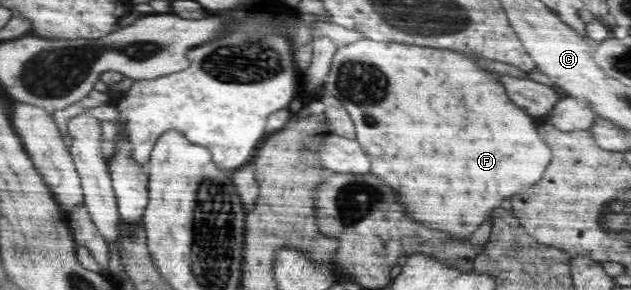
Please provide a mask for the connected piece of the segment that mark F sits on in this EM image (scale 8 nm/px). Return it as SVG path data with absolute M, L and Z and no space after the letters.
M362 38L347 46L337 48L337 53L332 62L333 65L325 79L325 86L320 96L334 96L340 103L343 103L344 109L346 109L355 125L355 140L360 142L366 153L370 153L370 161L374 161L374 173L380 175L382 181L386 181L392 189L396 189L400 193L402 203L408 209L408 217L412 217L412 219L416 219L424 225L438 227L440 231L444 227L444 231L456 235L458 239L468 237L490 215L490 211L500 205L500 201L504 197L516 195L522 189L529 188L532 183L537 183L540 177L544 175L544 169L552 163L553 153L550 153L552 150L538 137L534 119L528 113L524 113L520 107L516 107L508 99L508 95L504 91L504 85L490 71L480 69L476 65L476 59L468 53L456 53L456 51L450 51L450 49L418 47L418 45L404 45L403 43L392 43L392 41L372 41Z

